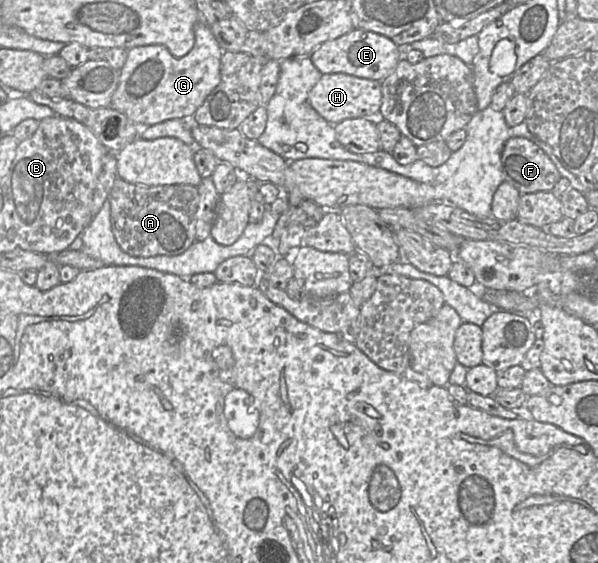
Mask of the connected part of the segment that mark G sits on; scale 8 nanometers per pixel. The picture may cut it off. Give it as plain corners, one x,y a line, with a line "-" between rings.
203,20
194,26
194,34
193,48
181,58
176,58
167,47
159,44
129,49
110,107
125,114
140,128
170,119
191,118
221,82
220,64
223,54
213,32

